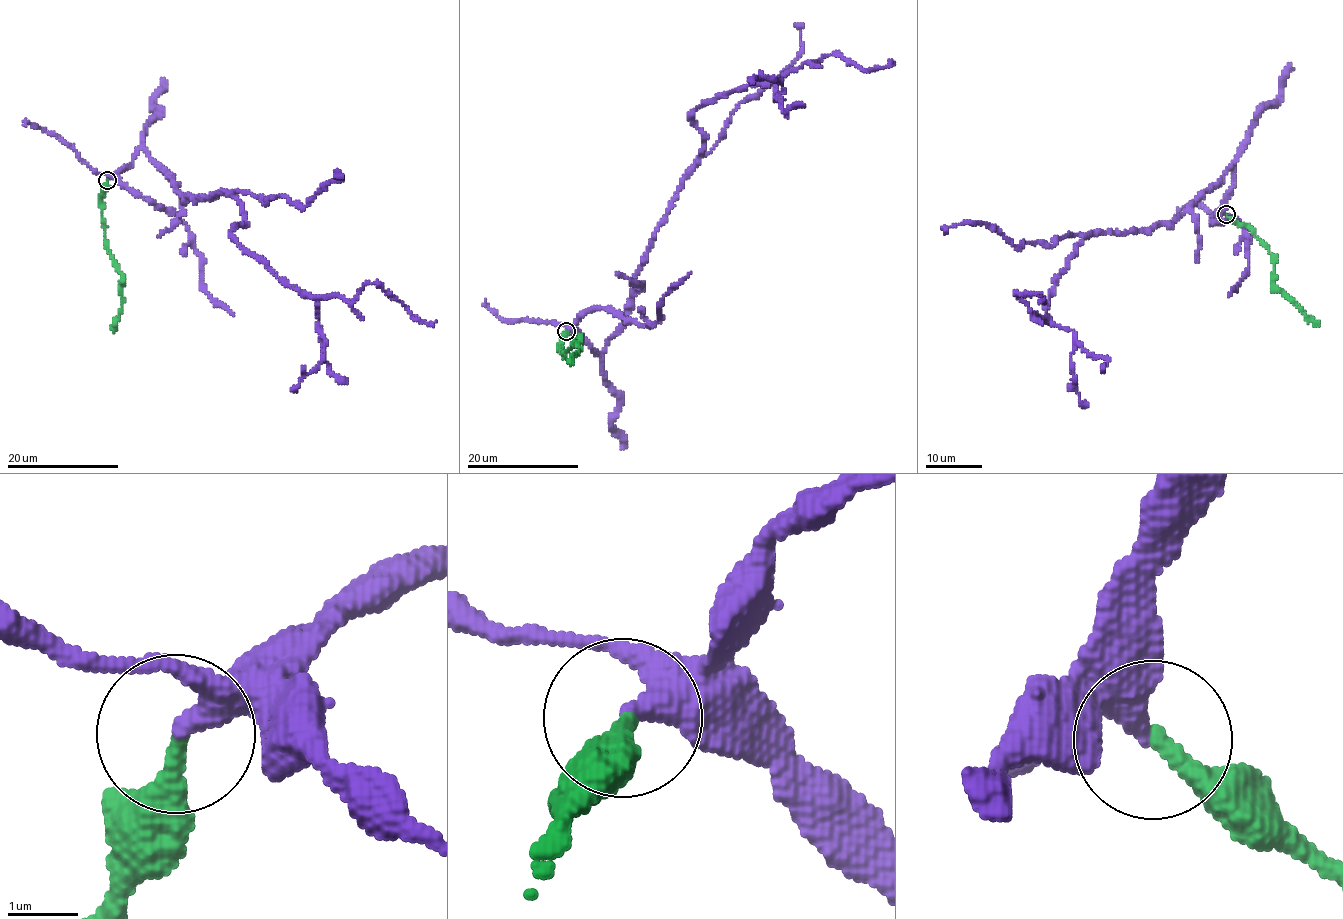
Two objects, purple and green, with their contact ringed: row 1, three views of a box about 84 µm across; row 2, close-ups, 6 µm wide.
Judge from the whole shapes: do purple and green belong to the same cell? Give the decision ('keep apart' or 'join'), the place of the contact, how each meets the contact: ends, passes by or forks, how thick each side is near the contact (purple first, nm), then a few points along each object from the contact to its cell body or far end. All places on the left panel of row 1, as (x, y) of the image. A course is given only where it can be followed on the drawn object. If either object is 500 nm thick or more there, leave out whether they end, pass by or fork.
join | (107, 180) | purple ends | green ends | 360/280 nm | purple via (108, 180), (140, 147), (186, 197), (238, 200), (232, 238), (278, 277), (347, 300), (379, 283), (434, 323) | green via (108, 180), (101, 198), (105, 240), (107, 250), (121, 275), (121, 312), (114, 332)

